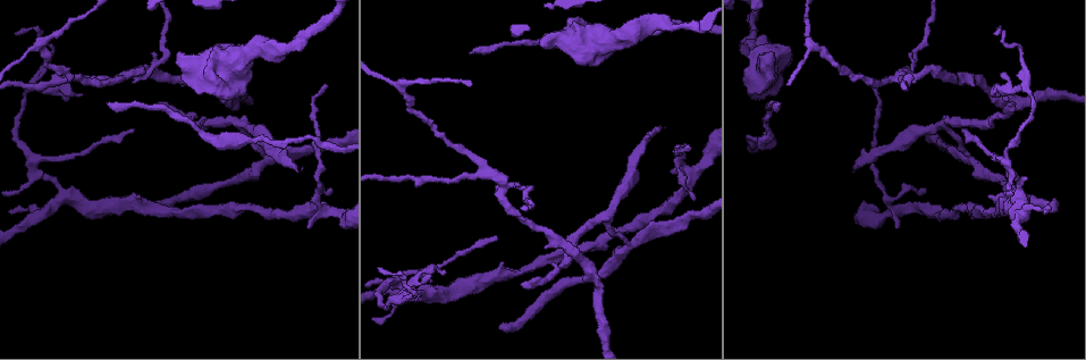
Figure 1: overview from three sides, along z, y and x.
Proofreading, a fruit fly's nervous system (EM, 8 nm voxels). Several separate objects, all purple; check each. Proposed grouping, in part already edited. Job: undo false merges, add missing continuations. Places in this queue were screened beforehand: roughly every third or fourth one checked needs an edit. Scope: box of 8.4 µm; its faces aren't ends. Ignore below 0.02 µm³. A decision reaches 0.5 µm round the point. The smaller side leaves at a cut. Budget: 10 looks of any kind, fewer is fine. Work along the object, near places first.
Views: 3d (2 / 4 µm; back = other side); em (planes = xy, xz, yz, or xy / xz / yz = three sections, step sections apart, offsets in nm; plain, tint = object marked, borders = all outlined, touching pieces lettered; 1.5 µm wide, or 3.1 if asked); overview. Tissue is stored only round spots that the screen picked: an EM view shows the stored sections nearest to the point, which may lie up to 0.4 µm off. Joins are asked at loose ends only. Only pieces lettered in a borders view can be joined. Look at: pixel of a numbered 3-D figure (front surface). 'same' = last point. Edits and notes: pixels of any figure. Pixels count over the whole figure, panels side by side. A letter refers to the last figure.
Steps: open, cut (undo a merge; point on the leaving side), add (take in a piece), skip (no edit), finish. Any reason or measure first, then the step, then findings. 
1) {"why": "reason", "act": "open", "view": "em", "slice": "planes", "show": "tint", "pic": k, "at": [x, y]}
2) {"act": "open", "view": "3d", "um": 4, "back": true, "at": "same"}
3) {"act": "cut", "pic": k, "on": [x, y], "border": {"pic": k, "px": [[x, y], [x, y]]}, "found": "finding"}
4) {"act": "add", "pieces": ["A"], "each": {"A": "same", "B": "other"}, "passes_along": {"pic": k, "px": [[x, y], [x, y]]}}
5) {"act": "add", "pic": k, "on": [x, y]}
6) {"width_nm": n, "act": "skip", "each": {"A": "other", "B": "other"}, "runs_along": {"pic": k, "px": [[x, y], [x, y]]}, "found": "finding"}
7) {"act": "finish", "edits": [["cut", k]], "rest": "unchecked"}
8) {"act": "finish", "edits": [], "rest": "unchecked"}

{"why": "tapers out", "act": "open", "view": "em", "slice": "planes", "show": "plain", "pic": 1, "at": [779, 102]}

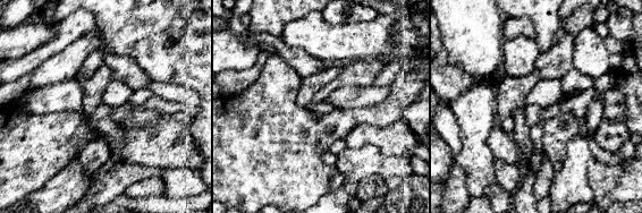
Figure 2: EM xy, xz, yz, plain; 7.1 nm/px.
{"act": "open", "view": "em", "slice": "planes", "show": "borders", "at": "same"}

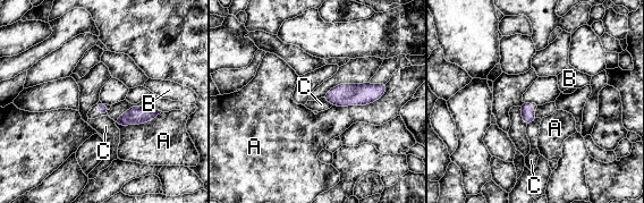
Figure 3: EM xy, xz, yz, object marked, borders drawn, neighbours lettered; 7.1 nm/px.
{"act": "skip", "each": {"A": "other", "B": "other", "C": "other"}, "border": {"pic": 3, "px": [[322, 98], [332, 104]]}, "found": "no lettered piece goes on from it"}

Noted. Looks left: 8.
{"why": "branch stops here", "act": "open", "view": "3d", "um": 4, "pic": 1, "at": [297, 171]}

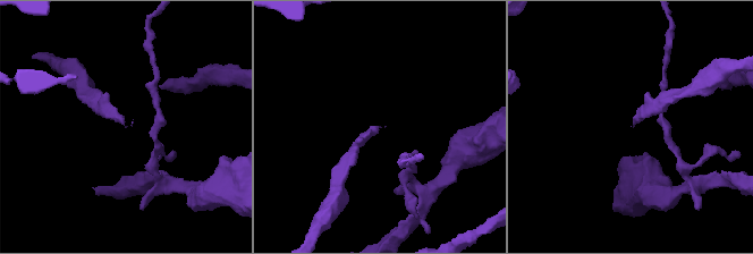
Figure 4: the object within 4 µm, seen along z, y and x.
{"act": "open", "view": "em", "slice": "xy", "step": 4, "show": "borders", "pic": 4, "at": [126, 126]}

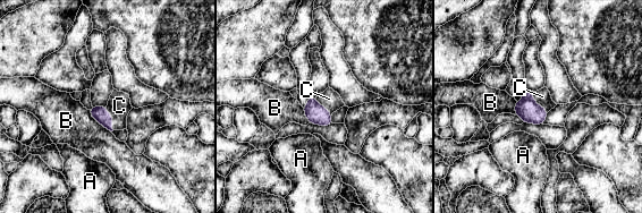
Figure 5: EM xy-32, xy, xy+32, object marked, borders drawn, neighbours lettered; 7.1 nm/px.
{"act": "add", "pieces": ["C"], "each": {"A": "other", "B": "other", "C": "same"}, "passes_along": {"pic": 5, "px": [[99, 113], [111, 118], [119, 105]]}, "found": "it goes on there"}

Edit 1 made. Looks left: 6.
{"why": "branch point", "act": "open", "view": "em", "slice": "xz", "step": 4, "show": "tint", "pic": 1, "at": [266, 159]}

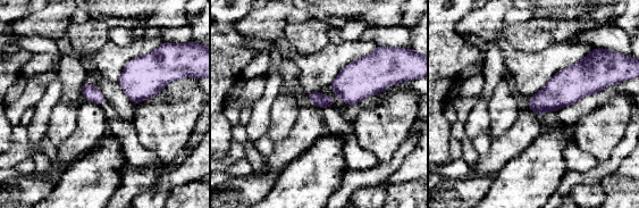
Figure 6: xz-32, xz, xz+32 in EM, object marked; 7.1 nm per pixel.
{"act": "open", "view": "em", "slice": "planes", "show": "tint", "at": "same"}

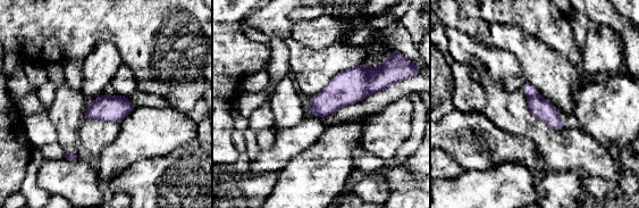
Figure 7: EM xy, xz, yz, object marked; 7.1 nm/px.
{"why": "what lies round it", "act": "open", "view": "em", "slice": "planes", "show": "borders", "at": "same"}

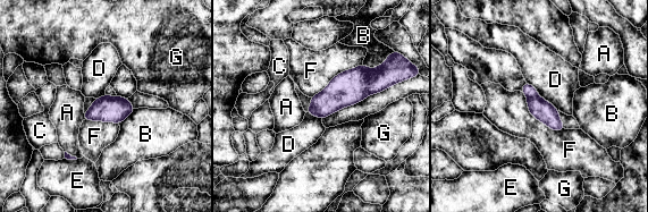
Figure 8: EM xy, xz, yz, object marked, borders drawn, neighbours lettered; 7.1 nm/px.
{"act": "cut", "pic": 8, "on": [529, 91], "each": {"A": "other", "B": "other", "C": "other", "D": "other", "E": "other", "F": "other", "G": "other"}, "border": {"pic": 8, "px": [[537, 94], [528, 99]]}, "found": "a second neuron is stuck on"}

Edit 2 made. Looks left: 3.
{"why": "thin end", "act": "open", "view": "3d", "um": 2, "pic": 1, "at": [687, 145]}

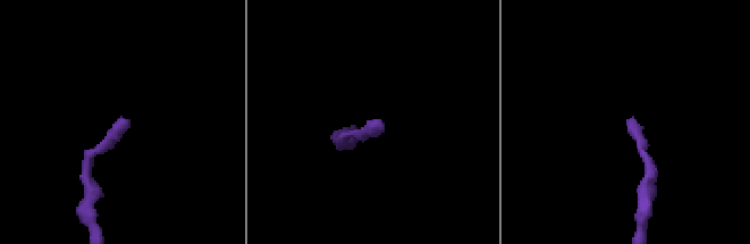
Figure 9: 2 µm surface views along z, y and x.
{"act": "open", "view": "em", "slice": "planes", "show": "borders", "pic": 9, "at": [118, 120]}

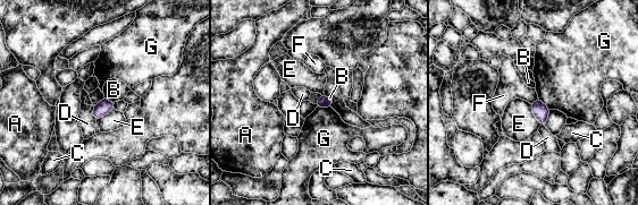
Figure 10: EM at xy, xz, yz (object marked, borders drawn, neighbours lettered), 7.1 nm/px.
{"act": "skip", "each": {"A": "other", "B": "other", "C": "other", "D": "other", "E": "other", "F": "other", "G": "other"}, "found": "no lettered piece goes on from it"}

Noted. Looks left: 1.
{"act": "finish", "edits": [["add", 5], ["cut", 8]], "rest": "unchecked"}

